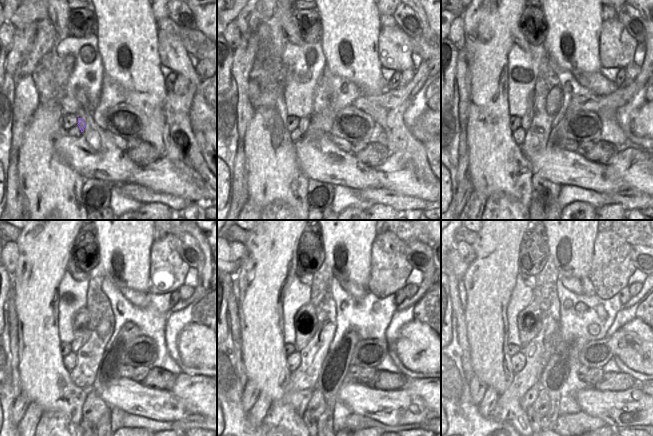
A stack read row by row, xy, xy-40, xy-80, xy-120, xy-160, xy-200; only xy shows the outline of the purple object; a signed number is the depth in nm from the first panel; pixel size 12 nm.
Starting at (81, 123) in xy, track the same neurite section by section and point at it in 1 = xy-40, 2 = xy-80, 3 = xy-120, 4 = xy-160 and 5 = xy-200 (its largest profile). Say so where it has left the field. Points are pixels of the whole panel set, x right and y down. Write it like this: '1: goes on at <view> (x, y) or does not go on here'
1: goes on at xy-40 (304, 122)
2: goes on at xy-80 (527, 118)
3: goes on at xy-120 (82, 332)
4: goes on at xy-160 (306, 323)
5: goes on at xy-200 (530, 319)

